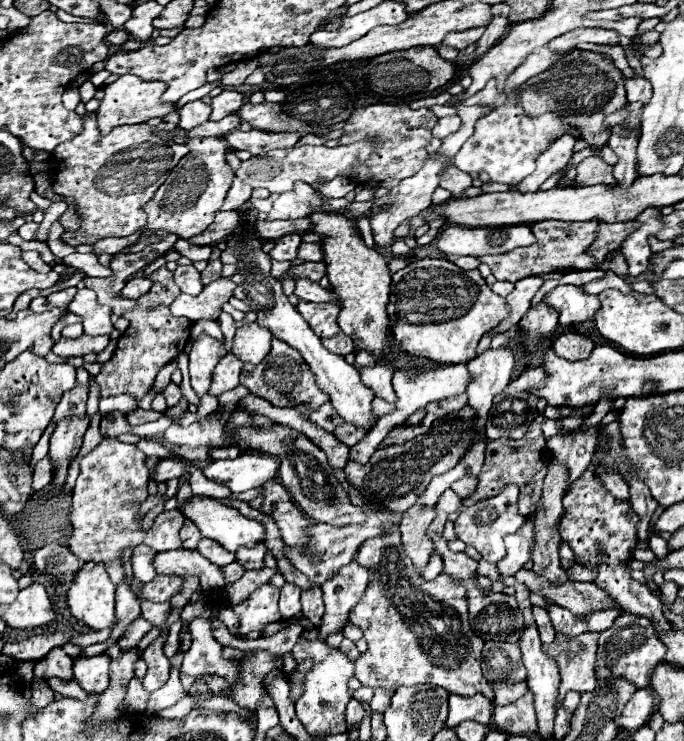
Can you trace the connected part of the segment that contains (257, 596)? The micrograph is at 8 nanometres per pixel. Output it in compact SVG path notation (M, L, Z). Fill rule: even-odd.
M264 584L248 600L234 608L234 612L240 618L240 636L258 638L266 624L280 620L278 596L280 596L278 588Z

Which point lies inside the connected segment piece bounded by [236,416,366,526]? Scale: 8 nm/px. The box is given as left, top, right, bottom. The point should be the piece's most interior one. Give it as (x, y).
(305, 471)

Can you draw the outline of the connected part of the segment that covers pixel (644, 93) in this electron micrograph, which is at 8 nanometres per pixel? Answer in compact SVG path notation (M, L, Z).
M626 78L626 94L628 94L628 102L646 104L652 96L650 82L646 78Z

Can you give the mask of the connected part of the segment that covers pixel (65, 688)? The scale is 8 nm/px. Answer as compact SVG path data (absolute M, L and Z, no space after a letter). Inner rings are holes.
M48 678L46 680L50 686L52 686L52 690L54 692L60 692L62 696L68 696L68 698L76 698L76 700L84 700L84 696L88 694L88 692L84 692L82 688L80 688L80 684L76 682L76 680L60 680L60 678Z

